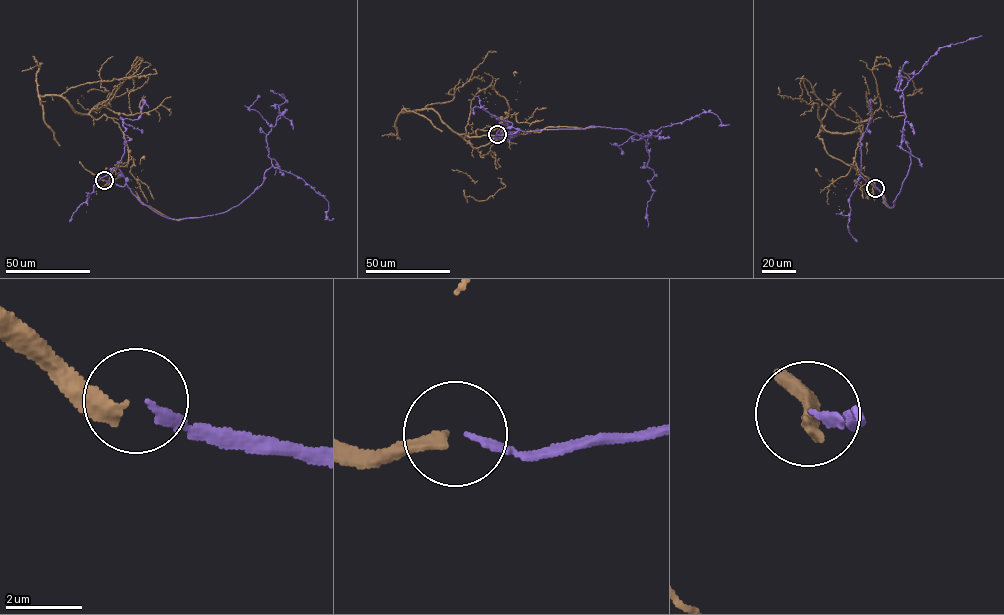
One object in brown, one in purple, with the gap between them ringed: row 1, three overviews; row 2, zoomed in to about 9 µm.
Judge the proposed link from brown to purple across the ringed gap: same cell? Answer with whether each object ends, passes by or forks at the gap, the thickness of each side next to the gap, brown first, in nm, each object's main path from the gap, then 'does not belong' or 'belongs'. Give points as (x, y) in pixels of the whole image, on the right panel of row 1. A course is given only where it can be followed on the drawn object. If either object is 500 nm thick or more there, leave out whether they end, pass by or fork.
brown ends | purple ends | 320/160 nm | brown via (875, 188), (869, 196), (856, 184), (853, 159), (856, 127), (880, 107), (881, 64), (922, 88), (887, 106) | purple via (875, 187), (892, 207), (907, 175), (911, 152), (902, 134), (907, 82), (940, 48), (981, 36) | does not belong

